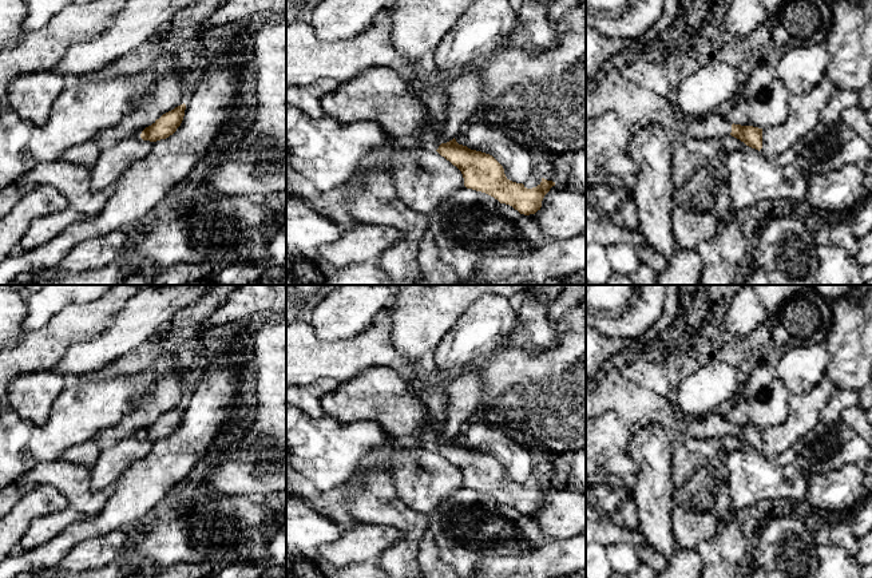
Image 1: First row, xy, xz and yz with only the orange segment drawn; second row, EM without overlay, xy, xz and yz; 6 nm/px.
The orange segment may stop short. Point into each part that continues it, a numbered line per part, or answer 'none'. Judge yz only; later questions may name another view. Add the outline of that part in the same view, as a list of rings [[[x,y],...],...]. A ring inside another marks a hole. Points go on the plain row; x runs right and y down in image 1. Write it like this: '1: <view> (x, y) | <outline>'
1: yz (611, 392) | [[[621,371],[602,372],[586,389],[586,419],[614,412],[629,425],[659,424],[671,439],[730,435],[732,423],[717,412],[705,419],[681,413],[670,397],[627,380]]]

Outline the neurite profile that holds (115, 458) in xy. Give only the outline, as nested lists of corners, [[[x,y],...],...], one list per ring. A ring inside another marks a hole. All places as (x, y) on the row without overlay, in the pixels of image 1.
[[[134,436],[102,446],[96,463],[91,467],[91,487],[102,490],[116,479],[136,460],[146,456],[154,442]]]

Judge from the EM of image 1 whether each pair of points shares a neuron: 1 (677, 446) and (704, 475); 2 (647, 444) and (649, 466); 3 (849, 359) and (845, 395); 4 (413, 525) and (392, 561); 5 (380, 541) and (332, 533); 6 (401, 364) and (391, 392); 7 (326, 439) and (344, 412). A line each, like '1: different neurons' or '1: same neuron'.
1: same neuron
2: same neuron
3: different neurons
4: same neuron
5: different neurons
6: different neurons
7: different neurons

